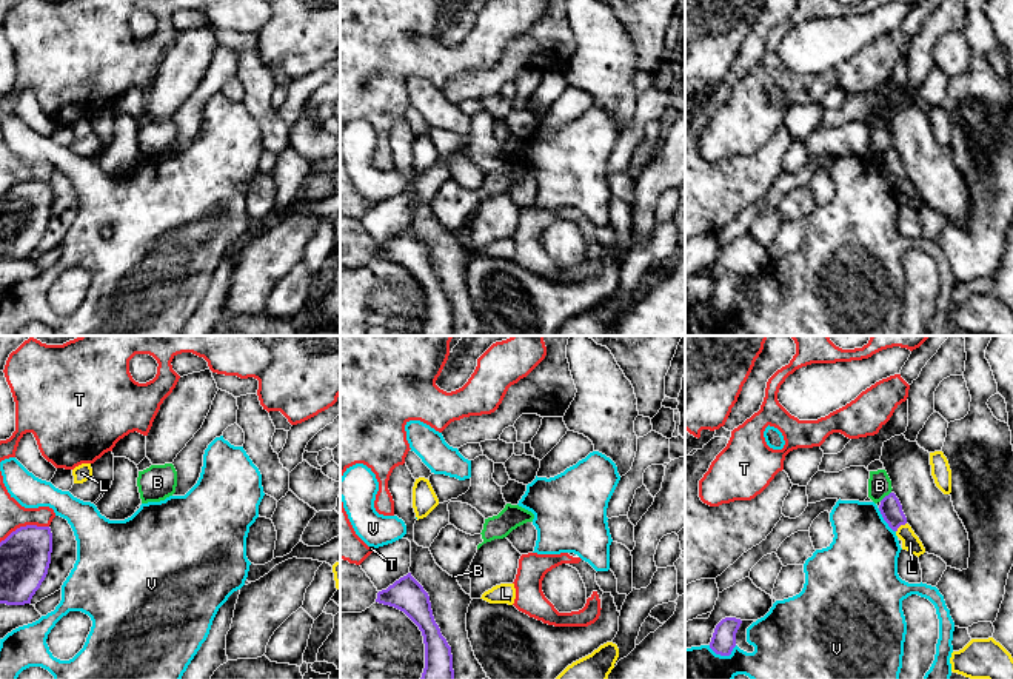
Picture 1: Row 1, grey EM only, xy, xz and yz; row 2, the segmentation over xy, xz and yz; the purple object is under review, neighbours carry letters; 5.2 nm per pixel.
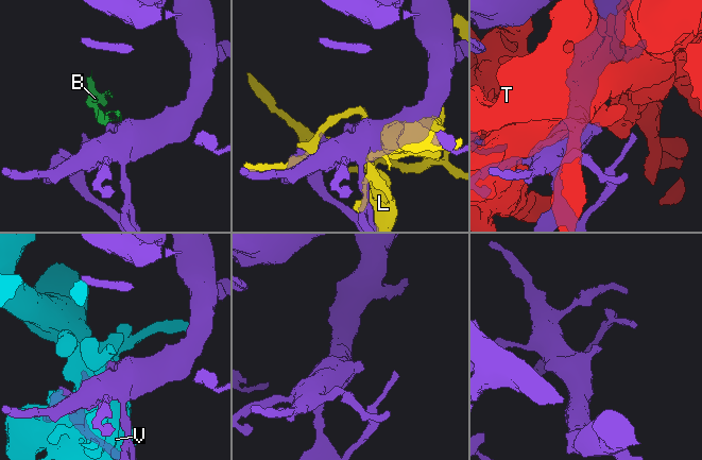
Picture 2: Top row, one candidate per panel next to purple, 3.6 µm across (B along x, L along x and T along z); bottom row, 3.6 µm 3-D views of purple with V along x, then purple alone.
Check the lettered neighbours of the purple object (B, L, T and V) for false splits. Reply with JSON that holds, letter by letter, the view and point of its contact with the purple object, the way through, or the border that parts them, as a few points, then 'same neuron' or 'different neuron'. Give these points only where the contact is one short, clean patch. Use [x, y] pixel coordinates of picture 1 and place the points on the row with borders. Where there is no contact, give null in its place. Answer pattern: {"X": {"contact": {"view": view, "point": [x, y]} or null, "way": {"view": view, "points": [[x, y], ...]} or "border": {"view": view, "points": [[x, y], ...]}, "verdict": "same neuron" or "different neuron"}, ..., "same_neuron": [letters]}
{"B": {"contact": {"view": "yz", "point": [885, 496]}, "verdict": "different neuron"}, "L": {"contact": {"view": "yz", "point": [899, 525]}, "verdict": "different neuron"}, "T": {"contact": {"view": "xy", "point": [23, 527]}, "verdict": "different neuron"}, "V": {"contact": {"view": "yz", "point": [724, 655]}, "verdict": "different neuron"}, "same_neuron": []}

